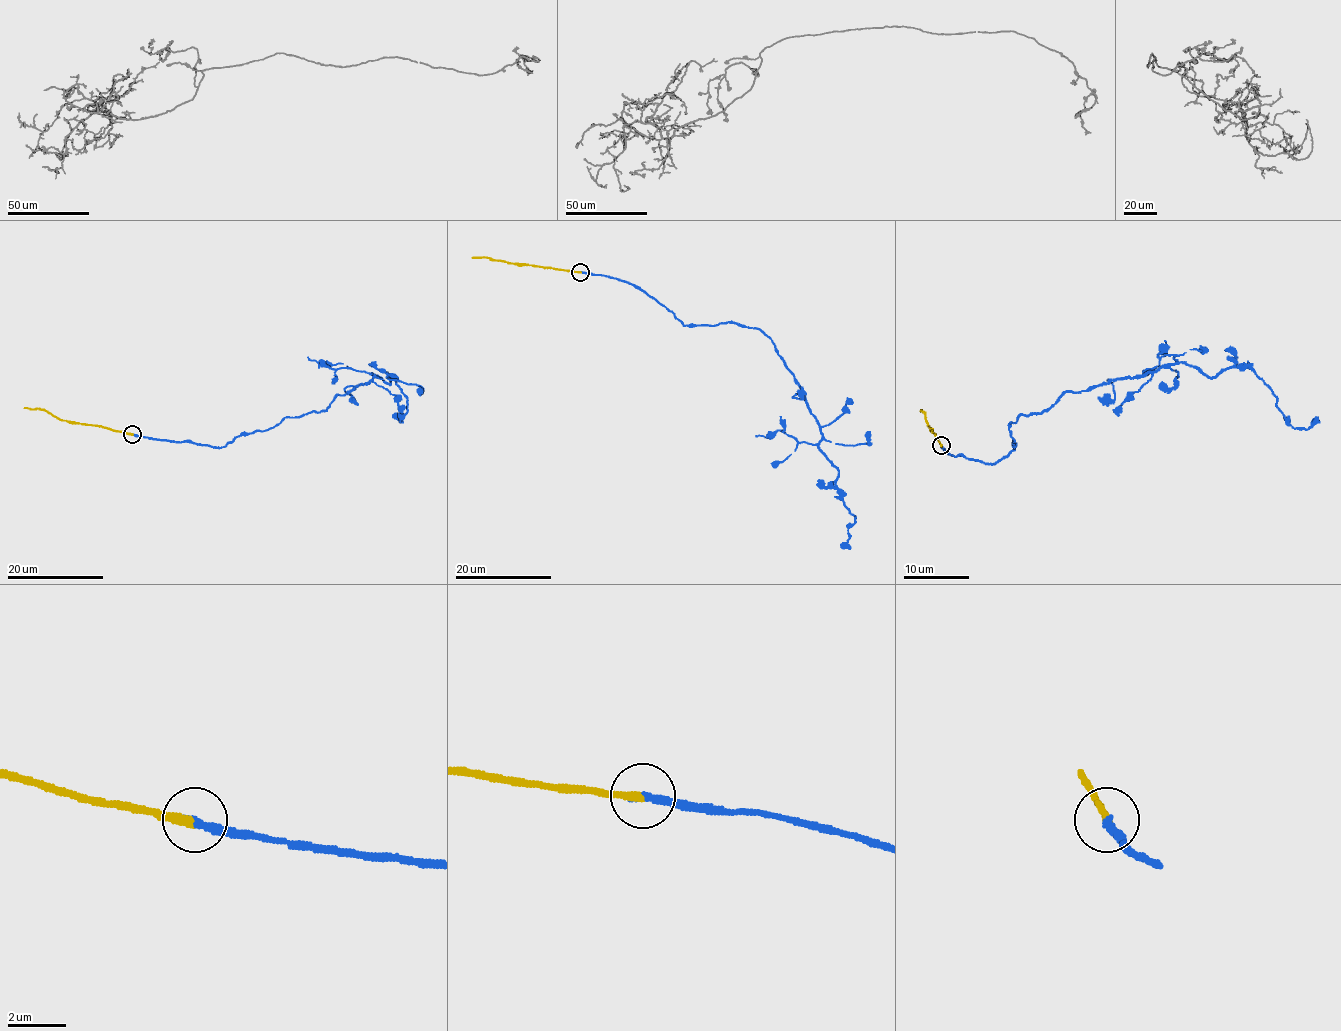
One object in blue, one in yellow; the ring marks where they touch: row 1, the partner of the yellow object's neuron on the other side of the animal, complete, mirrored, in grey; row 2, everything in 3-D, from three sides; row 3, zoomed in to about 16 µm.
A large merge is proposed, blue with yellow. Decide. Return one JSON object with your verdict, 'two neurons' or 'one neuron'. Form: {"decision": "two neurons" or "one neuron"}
{"decision": "one neuron"}

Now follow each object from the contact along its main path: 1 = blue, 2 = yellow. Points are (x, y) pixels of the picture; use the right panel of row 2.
1: (940, 445), (996, 463), (1014, 448), (1019, 415), (1175, 363), (1211, 376), (1249, 368), (1294, 427), (1318, 417)
2: (940, 445), (921, 410)

